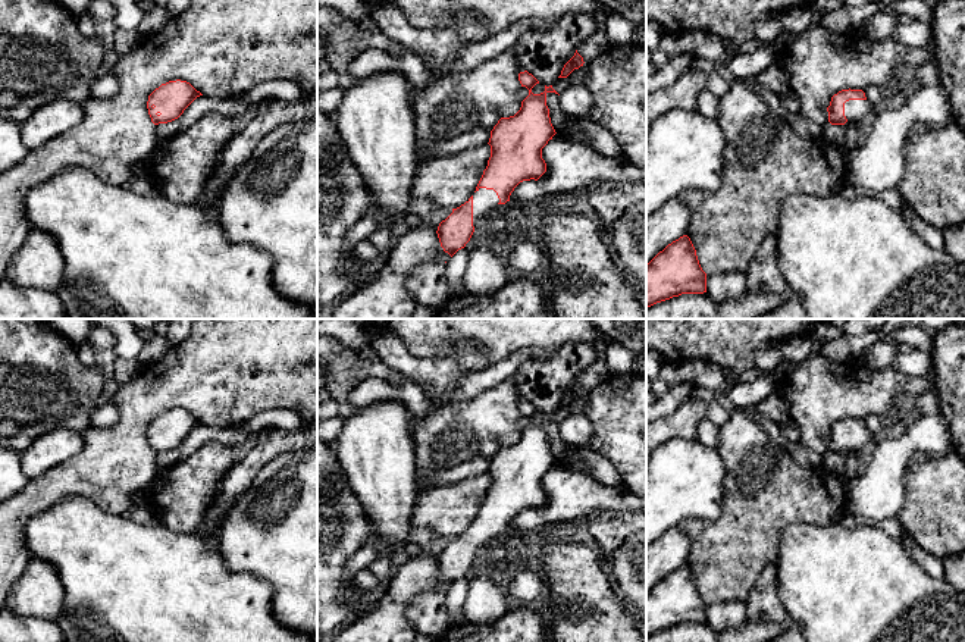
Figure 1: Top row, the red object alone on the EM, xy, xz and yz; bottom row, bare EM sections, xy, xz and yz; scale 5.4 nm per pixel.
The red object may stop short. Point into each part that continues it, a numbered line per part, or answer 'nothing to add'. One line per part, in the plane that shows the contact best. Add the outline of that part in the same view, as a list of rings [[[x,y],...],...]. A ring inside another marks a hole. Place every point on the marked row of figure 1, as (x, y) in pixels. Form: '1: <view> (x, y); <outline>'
1: yz (854, 109); [[[849,100],[845,103],[845,116],[847,122],[856,122],[868,112],[875,110],[867,100]]]

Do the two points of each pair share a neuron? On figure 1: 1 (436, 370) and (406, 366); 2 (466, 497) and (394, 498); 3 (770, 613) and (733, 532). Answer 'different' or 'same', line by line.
1: same
2: different
3: different

